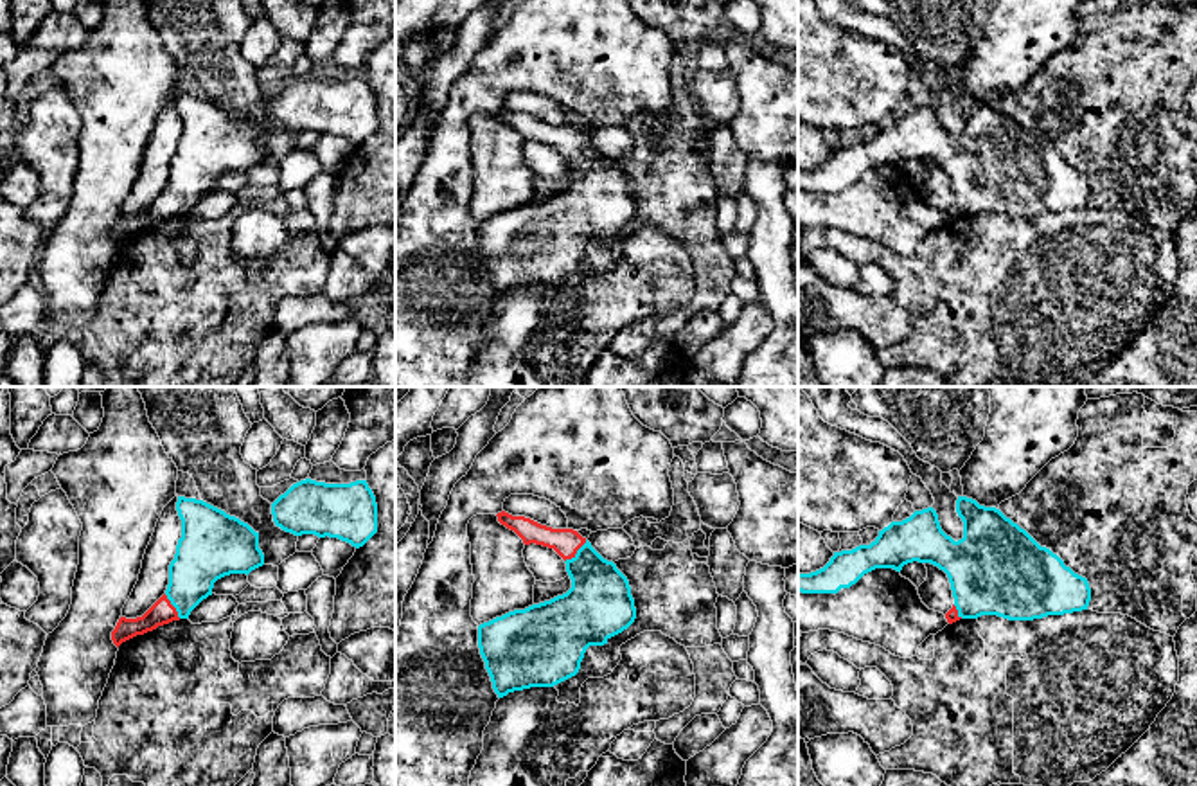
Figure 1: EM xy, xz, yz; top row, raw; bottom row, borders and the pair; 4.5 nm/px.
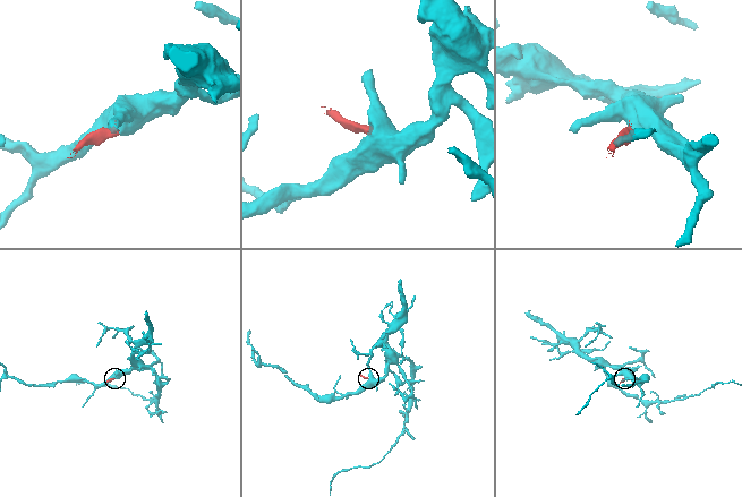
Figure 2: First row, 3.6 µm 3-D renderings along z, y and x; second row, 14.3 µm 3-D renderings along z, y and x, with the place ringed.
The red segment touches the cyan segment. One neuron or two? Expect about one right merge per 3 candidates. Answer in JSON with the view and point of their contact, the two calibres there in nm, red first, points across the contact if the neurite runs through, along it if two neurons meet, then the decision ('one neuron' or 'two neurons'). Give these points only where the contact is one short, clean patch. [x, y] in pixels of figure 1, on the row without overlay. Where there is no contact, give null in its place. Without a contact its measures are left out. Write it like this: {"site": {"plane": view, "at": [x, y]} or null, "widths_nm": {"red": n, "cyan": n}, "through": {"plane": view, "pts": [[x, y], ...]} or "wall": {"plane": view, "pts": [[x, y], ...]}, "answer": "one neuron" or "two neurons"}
{"site": {"plane": "xz", "at": [576, 150]}, "widths_nm": {"red": 120, "cyan": 300}, "through": {"plane": "xz", "pts": [[565, 139], [576, 150], [599, 186], [599, 200]]}, "answer": "one neuron"}

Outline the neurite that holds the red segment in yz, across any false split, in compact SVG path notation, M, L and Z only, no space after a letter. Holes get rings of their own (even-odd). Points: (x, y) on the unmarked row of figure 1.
M958 94L956 110L963 119L962 137L954 138L942 128L933 104L915 108L909 115L891 119L879 128L879 133L870 142L834 149L823 165L811 171L798 171L798 189L838 191L875 165L900 169L904 162L918 158L938 164L949 174L954 194L953 205L945 210L949 221L981 212L998 212L1008 218L1033 218L1087 207L1091 198L1087 176L1066 164L1050 146L1041 144L999 106L980 103L967 94Z

